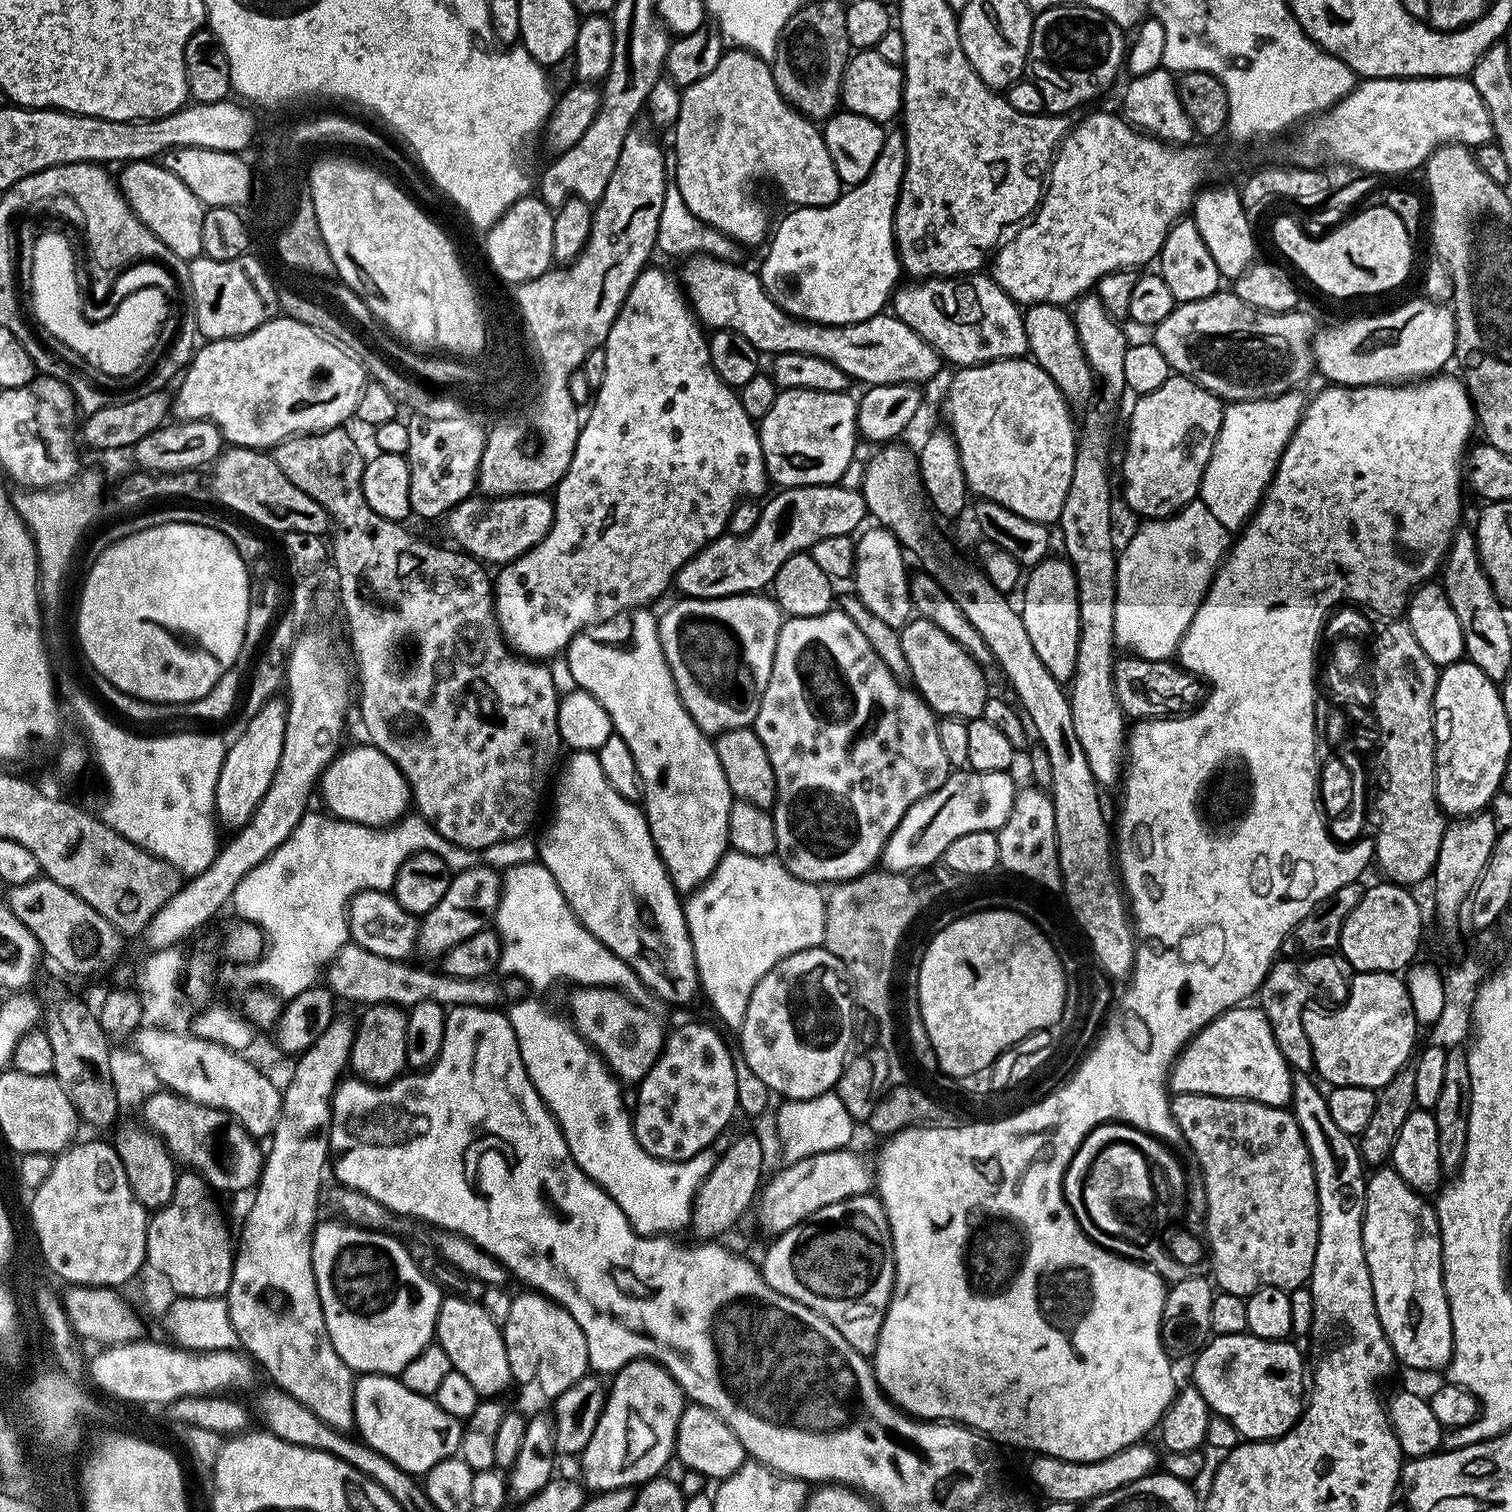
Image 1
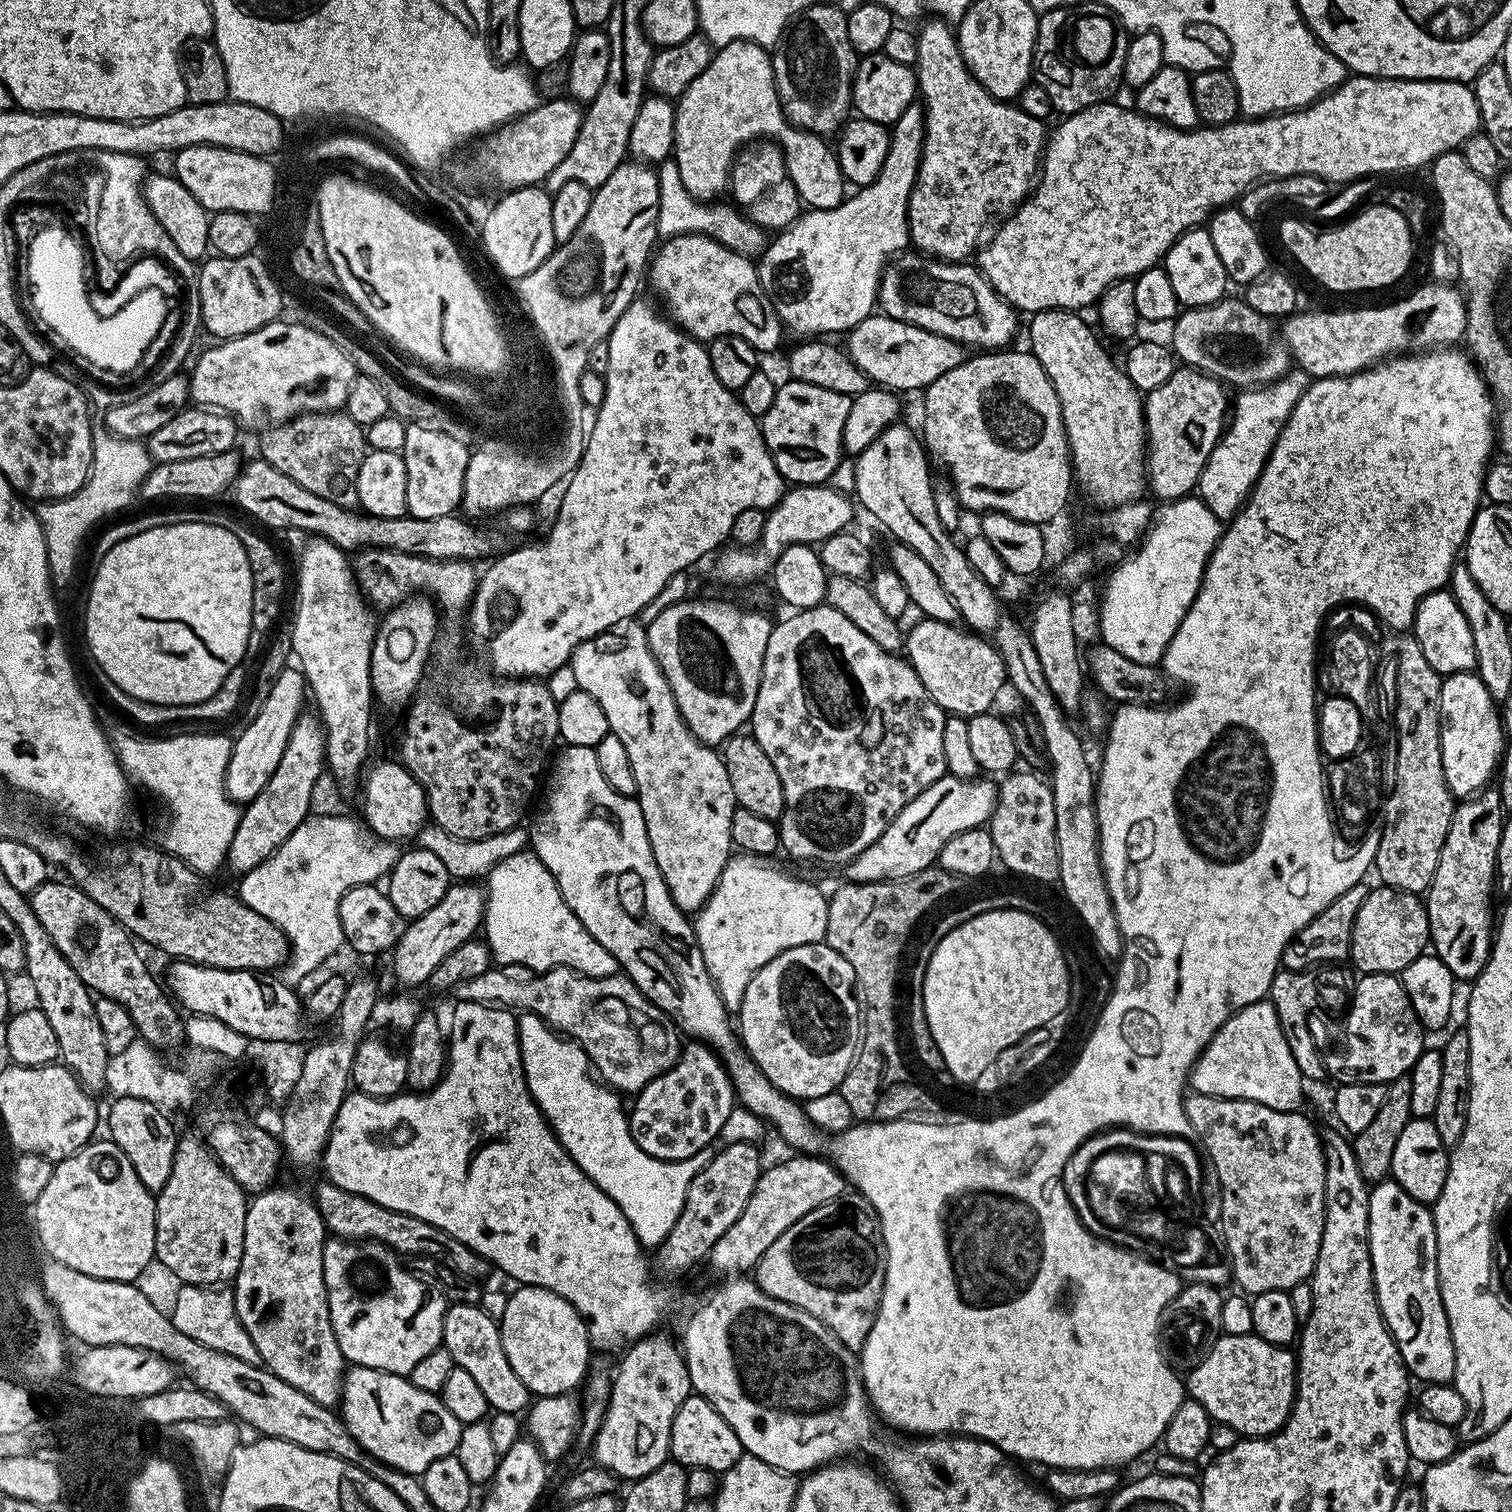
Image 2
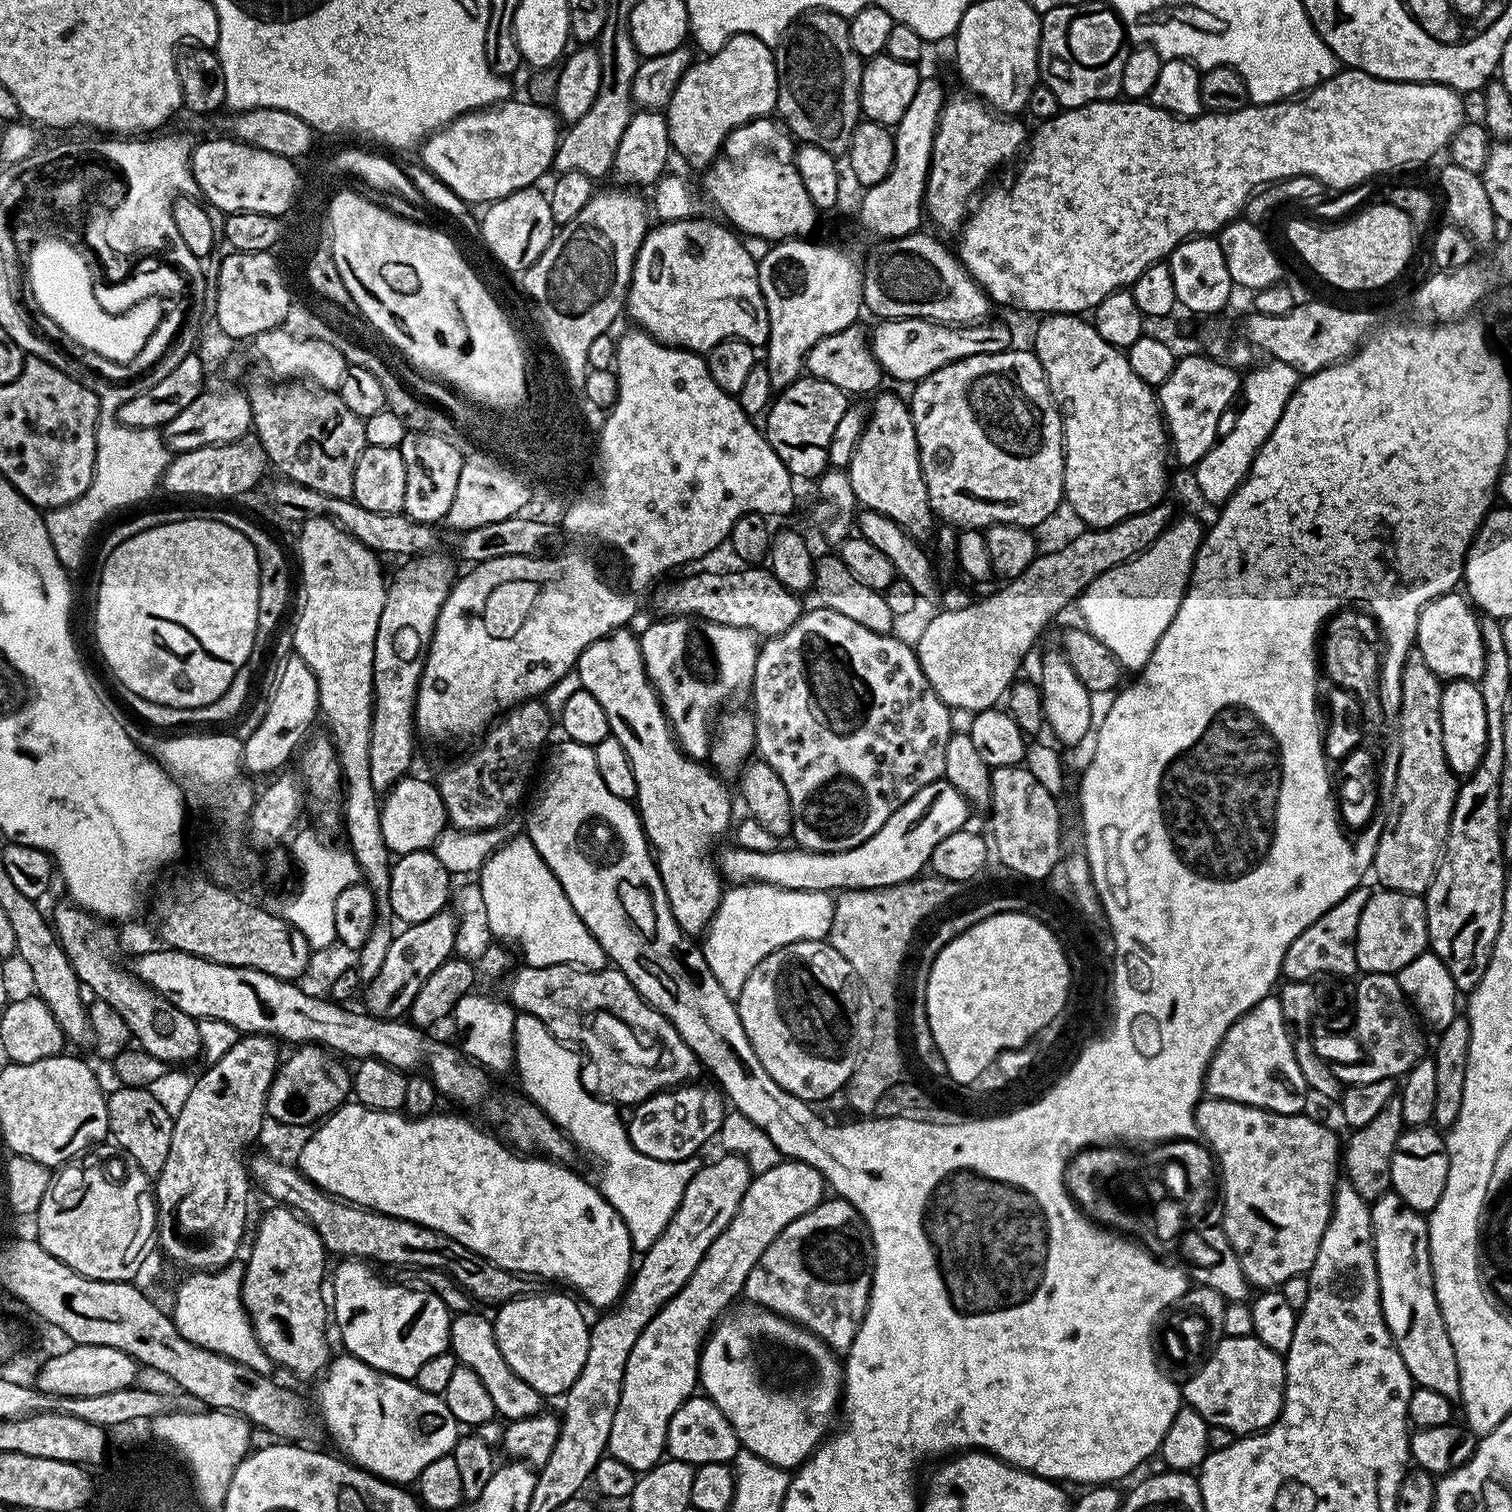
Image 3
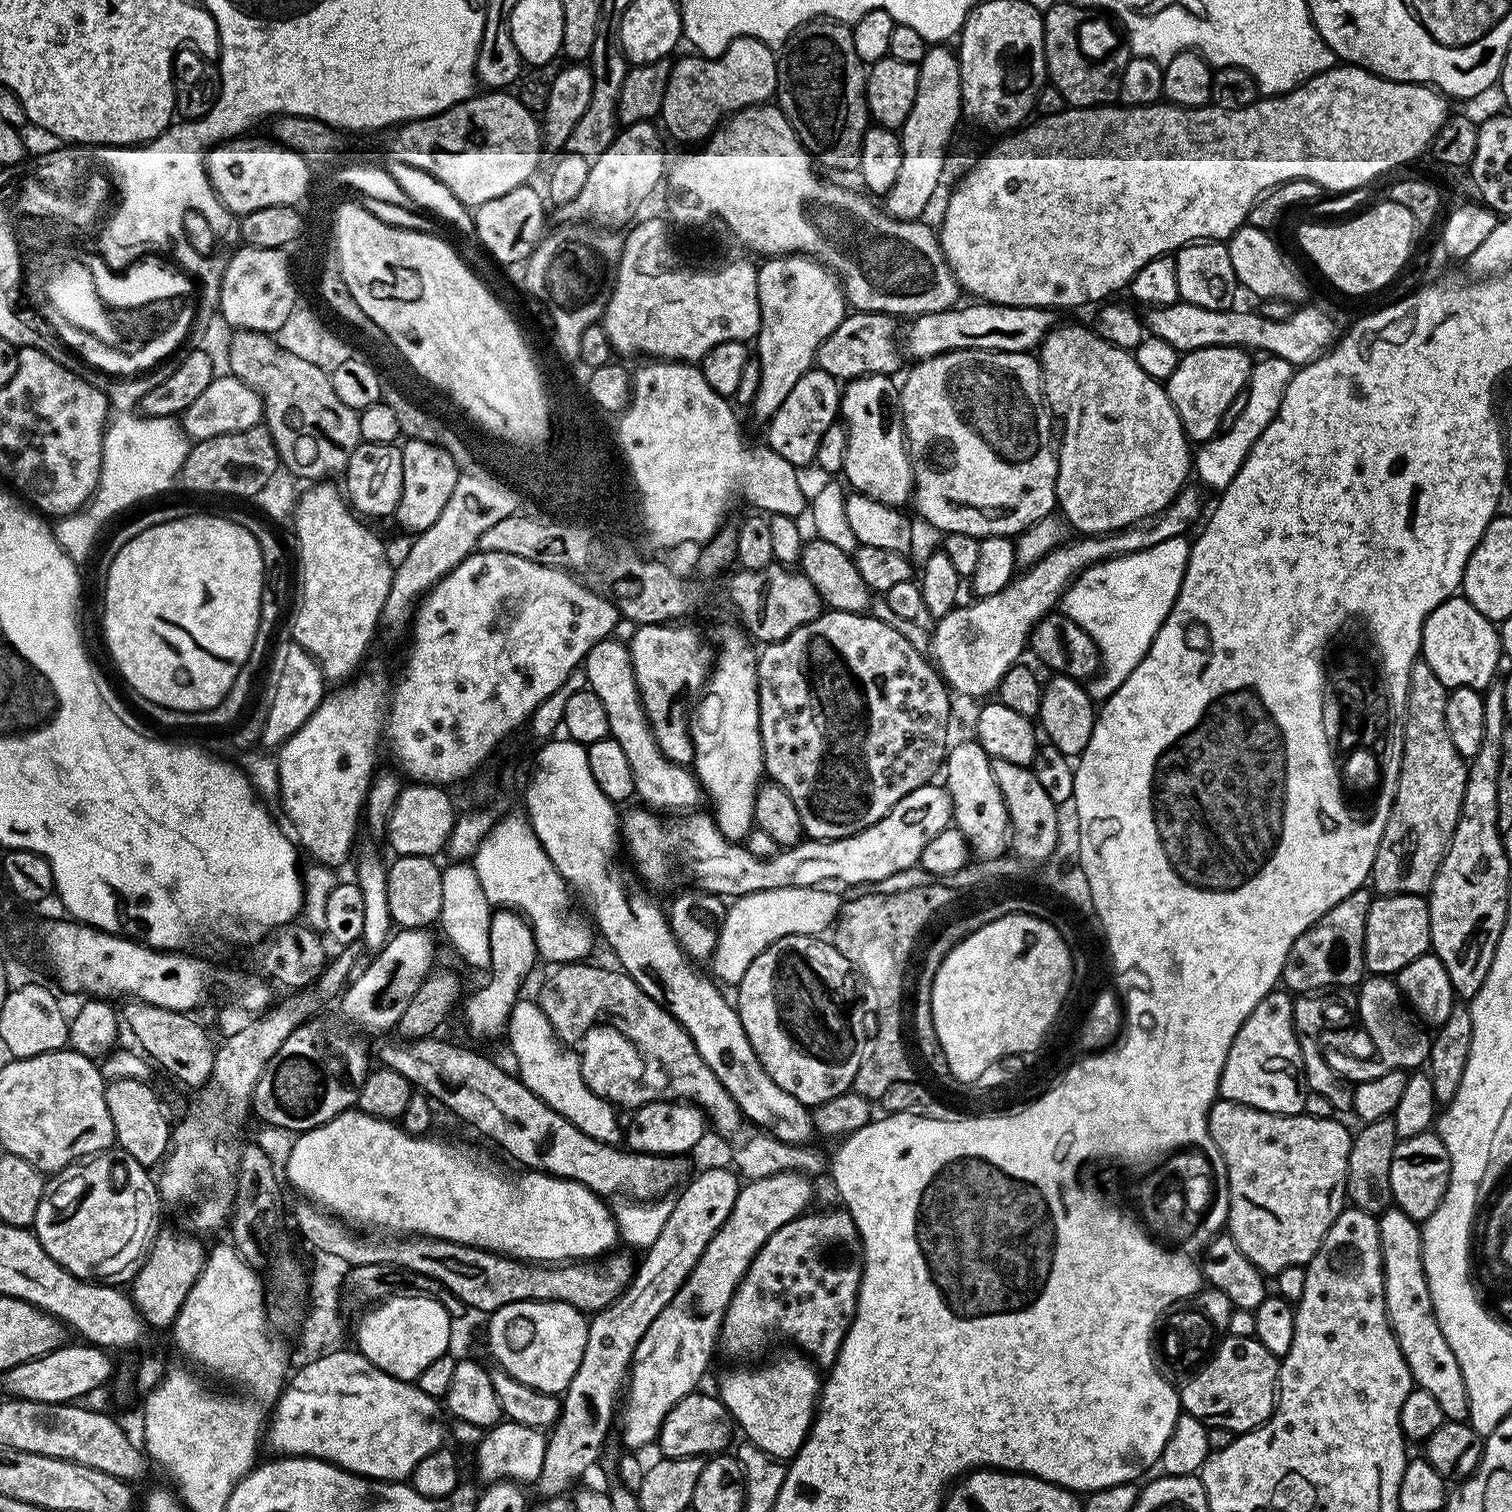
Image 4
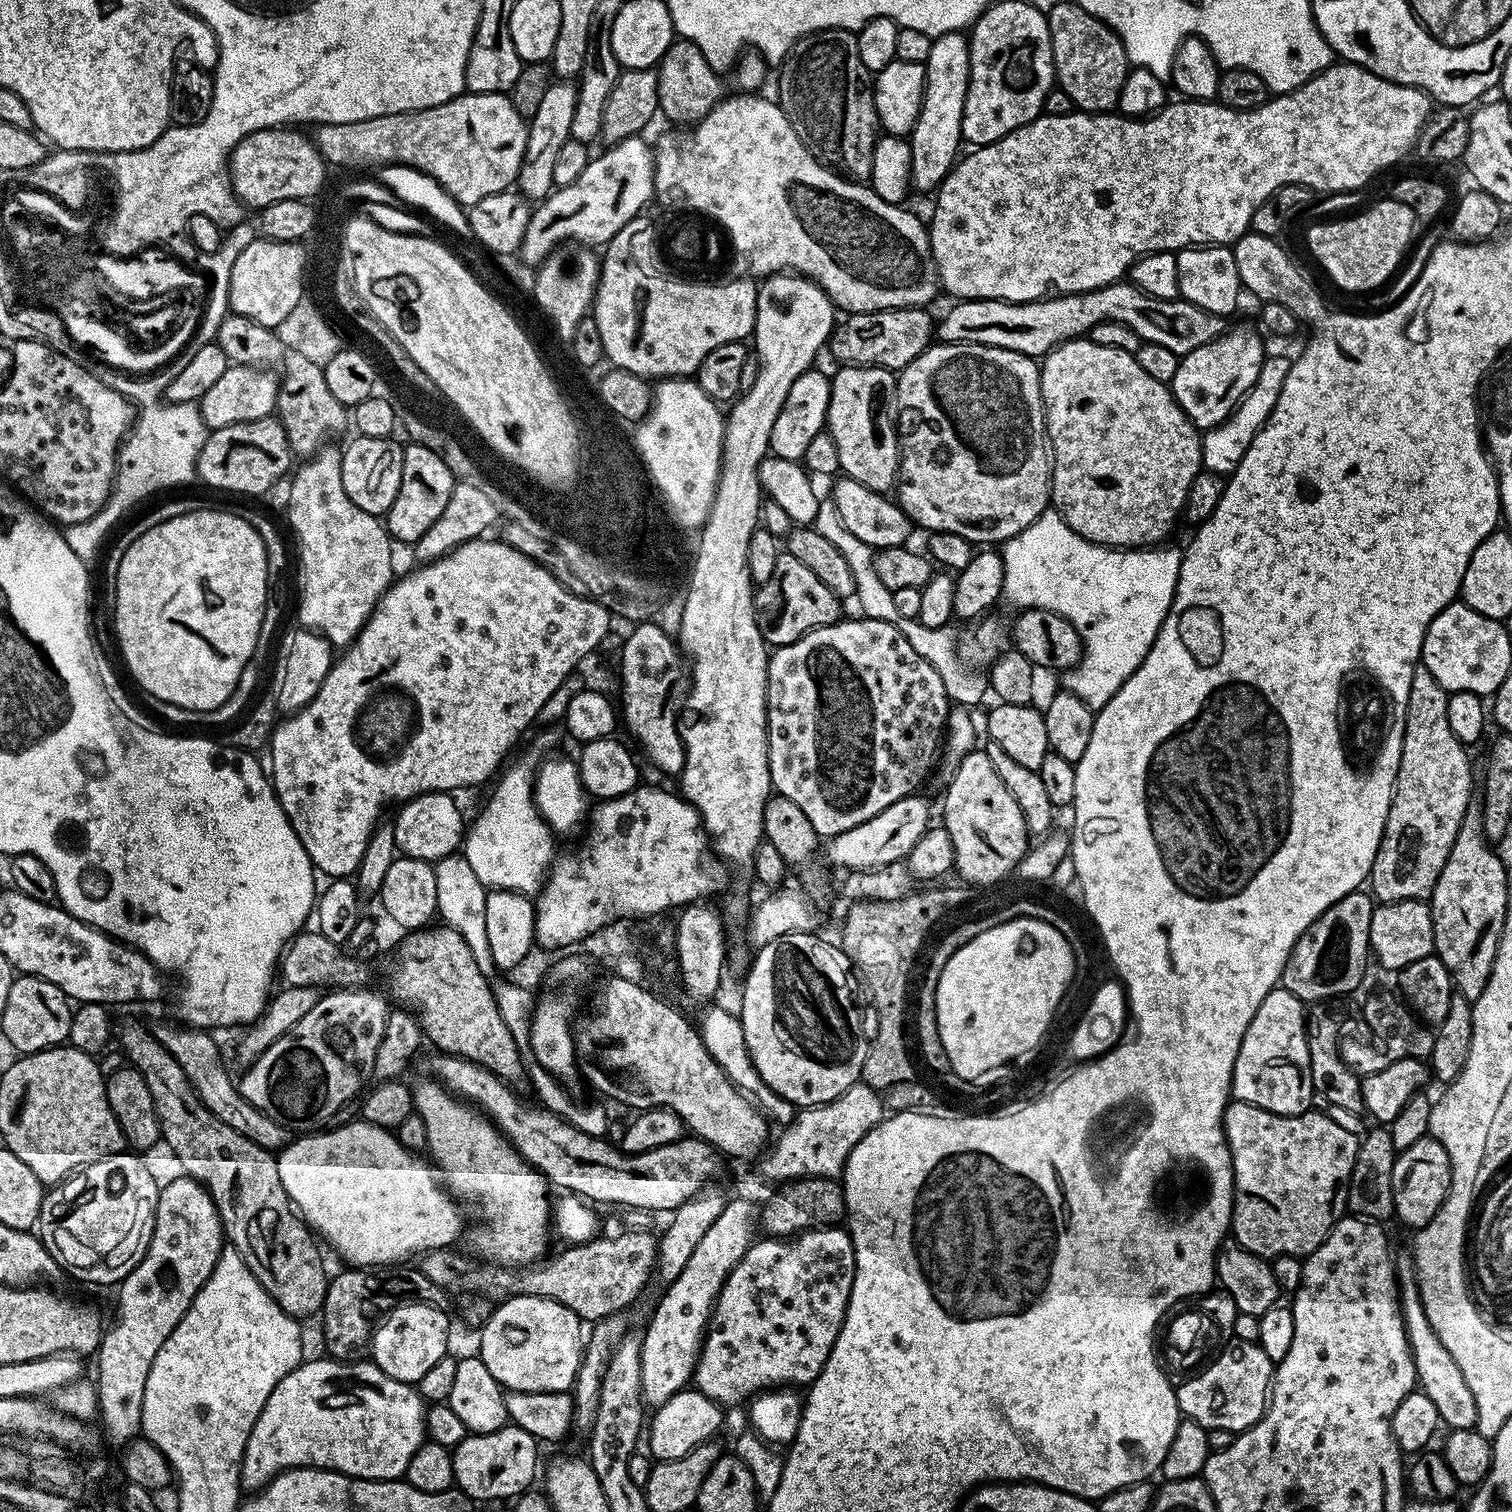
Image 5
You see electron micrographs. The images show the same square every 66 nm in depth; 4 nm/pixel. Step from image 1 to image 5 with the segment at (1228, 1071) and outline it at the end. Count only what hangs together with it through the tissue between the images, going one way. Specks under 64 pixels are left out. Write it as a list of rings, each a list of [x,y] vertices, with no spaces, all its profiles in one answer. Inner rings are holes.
[[[1283,986],[1272,988],[1262,998],[1262,1006],[1258,1006],[1250,1026],[1246,1026],[1238,1058],[1234,1058],[1231,1095],[1283,1116],[1297,1116],[1313,1107],[1306,1004]]]

